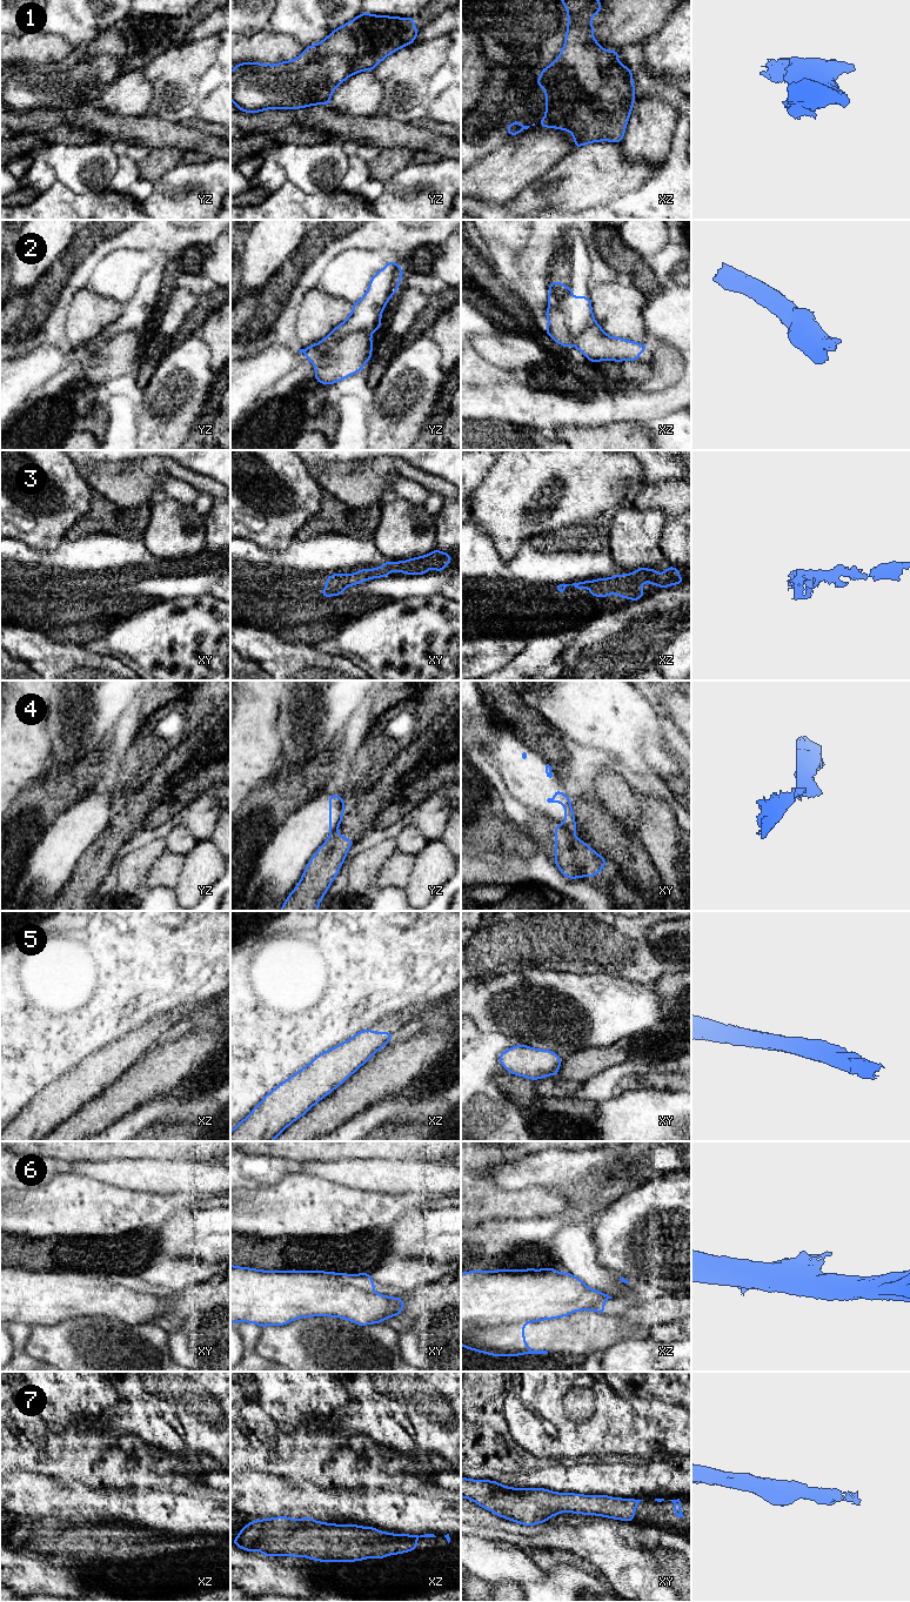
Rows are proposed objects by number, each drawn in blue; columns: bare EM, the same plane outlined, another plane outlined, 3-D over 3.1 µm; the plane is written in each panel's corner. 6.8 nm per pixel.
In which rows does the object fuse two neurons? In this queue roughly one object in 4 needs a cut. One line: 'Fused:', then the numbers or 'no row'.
Fused: 2, 4, 6

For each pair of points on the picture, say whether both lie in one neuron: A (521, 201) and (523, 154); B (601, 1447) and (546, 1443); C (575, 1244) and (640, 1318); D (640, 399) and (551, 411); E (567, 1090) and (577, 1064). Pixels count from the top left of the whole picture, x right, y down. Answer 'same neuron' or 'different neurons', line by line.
A: different neurons
B: different neurons
C: different neurons
D: same neuron
E: different neurons

